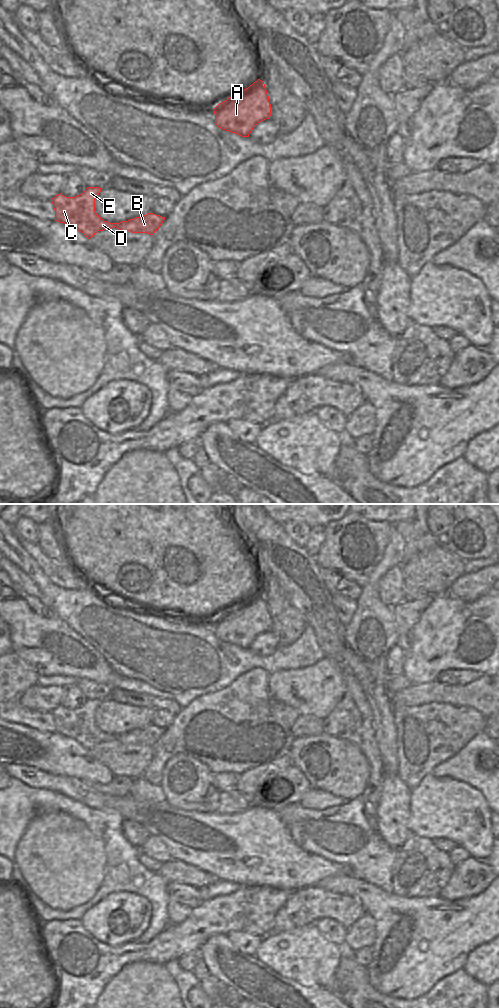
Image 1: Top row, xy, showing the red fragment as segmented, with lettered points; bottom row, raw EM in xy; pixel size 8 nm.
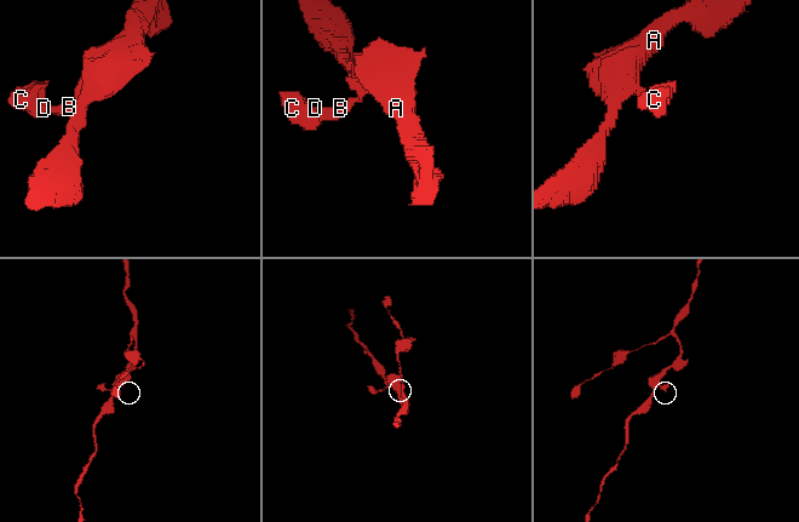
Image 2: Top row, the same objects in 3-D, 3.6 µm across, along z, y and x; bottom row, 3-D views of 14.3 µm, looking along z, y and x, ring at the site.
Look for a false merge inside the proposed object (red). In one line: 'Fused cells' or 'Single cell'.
Single cell

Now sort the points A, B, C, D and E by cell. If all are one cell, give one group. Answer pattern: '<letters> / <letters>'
A B C D E

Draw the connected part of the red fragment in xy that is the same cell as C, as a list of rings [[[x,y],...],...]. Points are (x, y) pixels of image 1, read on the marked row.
[[[87,187],[76,197],[66,197],[61,193],[56,195],[51,199],[55,210],[55,221],[74,227],[90,239],[98,231],[114,227],[122,231],[153,235],[165,220],[165,217],[148,213],[120,223],[104,221],[95,212],[95,198],[100,192],[100,187]]]

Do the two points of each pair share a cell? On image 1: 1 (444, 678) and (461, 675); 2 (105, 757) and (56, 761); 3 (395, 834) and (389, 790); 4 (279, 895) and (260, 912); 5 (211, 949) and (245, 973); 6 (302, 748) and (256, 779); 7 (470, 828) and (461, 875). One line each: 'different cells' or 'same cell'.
1: same cell
2: different cells
3: same cell
4: same cell
5: same cell
6: different cells
7: different cells

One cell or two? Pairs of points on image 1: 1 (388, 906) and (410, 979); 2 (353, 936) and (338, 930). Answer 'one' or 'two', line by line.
1: one
2: two

